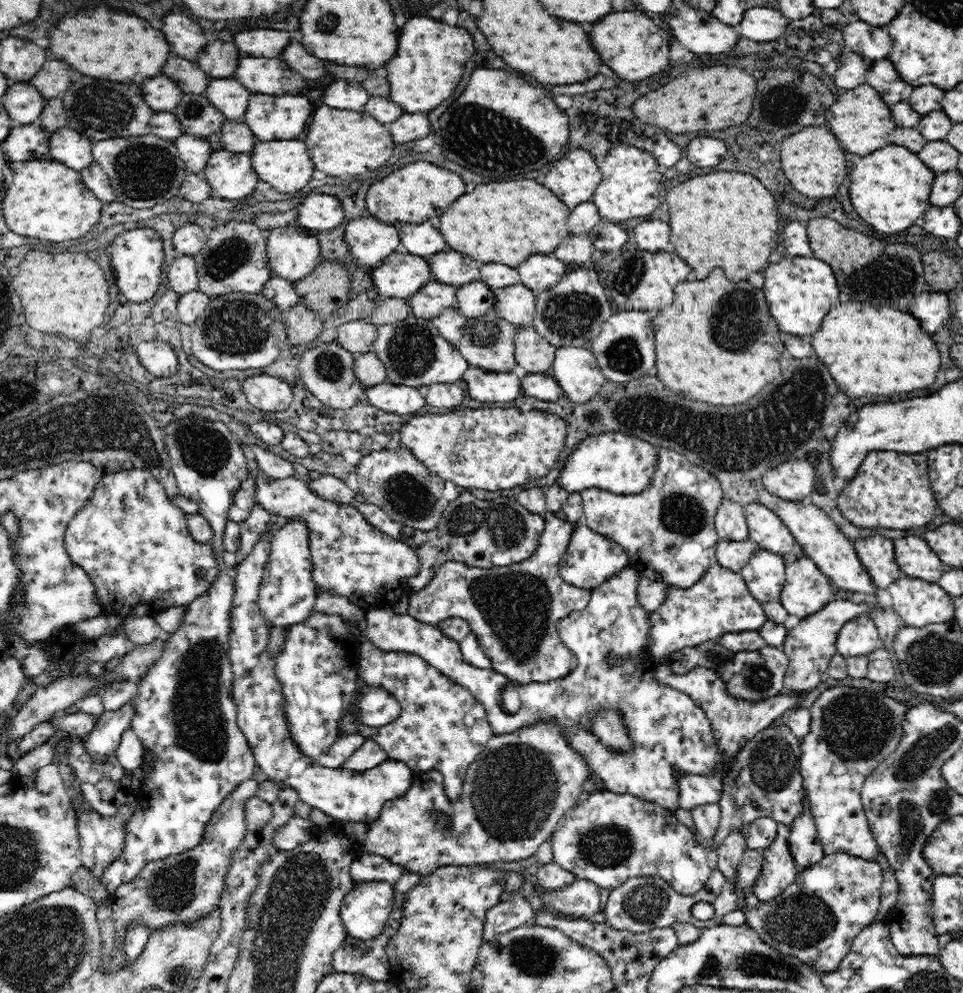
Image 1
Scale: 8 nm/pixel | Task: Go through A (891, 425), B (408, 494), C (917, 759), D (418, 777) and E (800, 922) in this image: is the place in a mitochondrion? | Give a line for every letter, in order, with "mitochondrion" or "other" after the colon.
A: other
B: mitochondrion
C: mitochondrion
D: other
E: mitochondrion

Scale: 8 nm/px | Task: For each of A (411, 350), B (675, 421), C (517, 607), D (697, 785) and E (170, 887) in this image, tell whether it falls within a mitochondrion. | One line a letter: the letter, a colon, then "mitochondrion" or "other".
A: mitochondrion
B: mitochondrion
C: mitochondrion
D: other
E: mitochondrion

